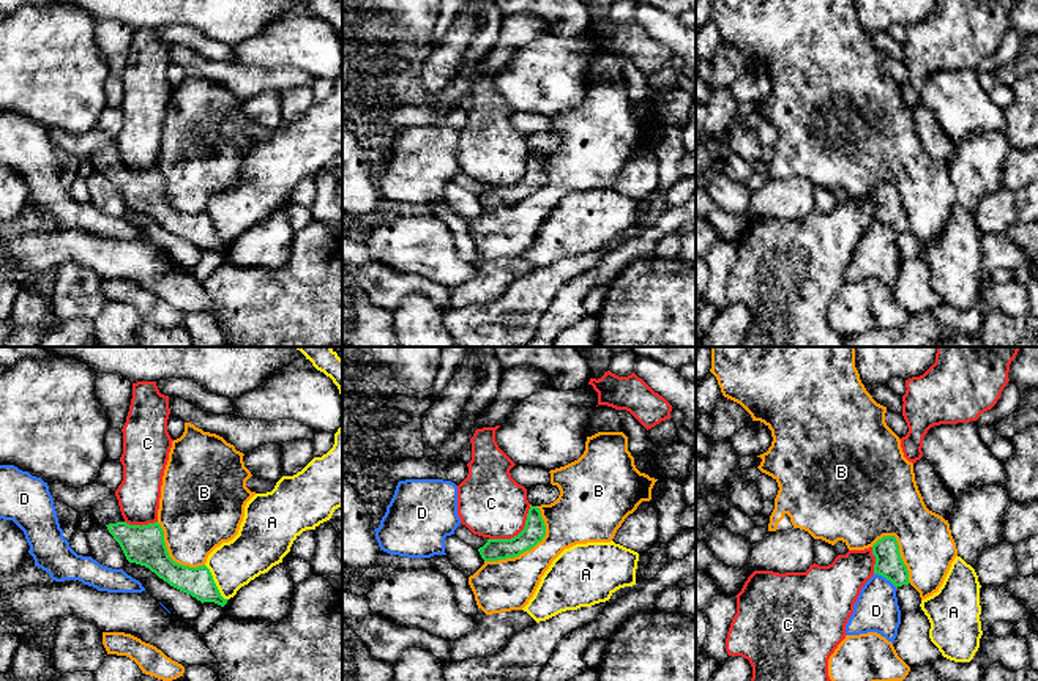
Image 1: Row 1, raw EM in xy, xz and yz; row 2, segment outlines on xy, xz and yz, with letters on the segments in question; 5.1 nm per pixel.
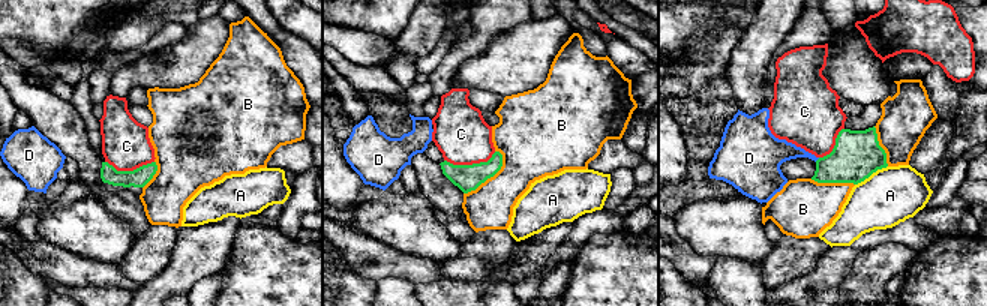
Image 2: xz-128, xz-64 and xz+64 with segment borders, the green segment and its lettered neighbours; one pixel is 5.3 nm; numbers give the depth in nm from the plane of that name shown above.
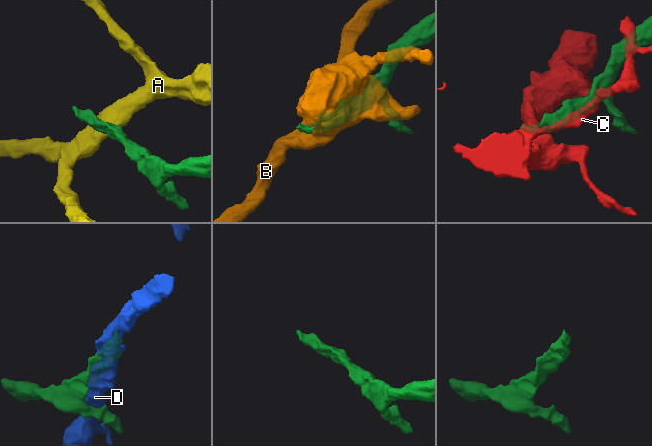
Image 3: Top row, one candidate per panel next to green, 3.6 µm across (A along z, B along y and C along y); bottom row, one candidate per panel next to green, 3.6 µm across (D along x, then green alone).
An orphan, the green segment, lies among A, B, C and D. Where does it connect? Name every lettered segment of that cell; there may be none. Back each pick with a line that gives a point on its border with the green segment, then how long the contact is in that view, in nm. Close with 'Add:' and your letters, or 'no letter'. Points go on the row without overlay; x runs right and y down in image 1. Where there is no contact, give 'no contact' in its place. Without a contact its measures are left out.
Add: no letter

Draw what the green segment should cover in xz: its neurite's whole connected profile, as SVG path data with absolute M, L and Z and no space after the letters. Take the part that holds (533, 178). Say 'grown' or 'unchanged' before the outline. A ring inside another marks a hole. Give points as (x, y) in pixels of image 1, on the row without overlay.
unchanged; M530 153L525 173L517 183L511 186L487 186L478 199L484 208L514 205L533 195L544 183L546 172L541 158L536 153Z

